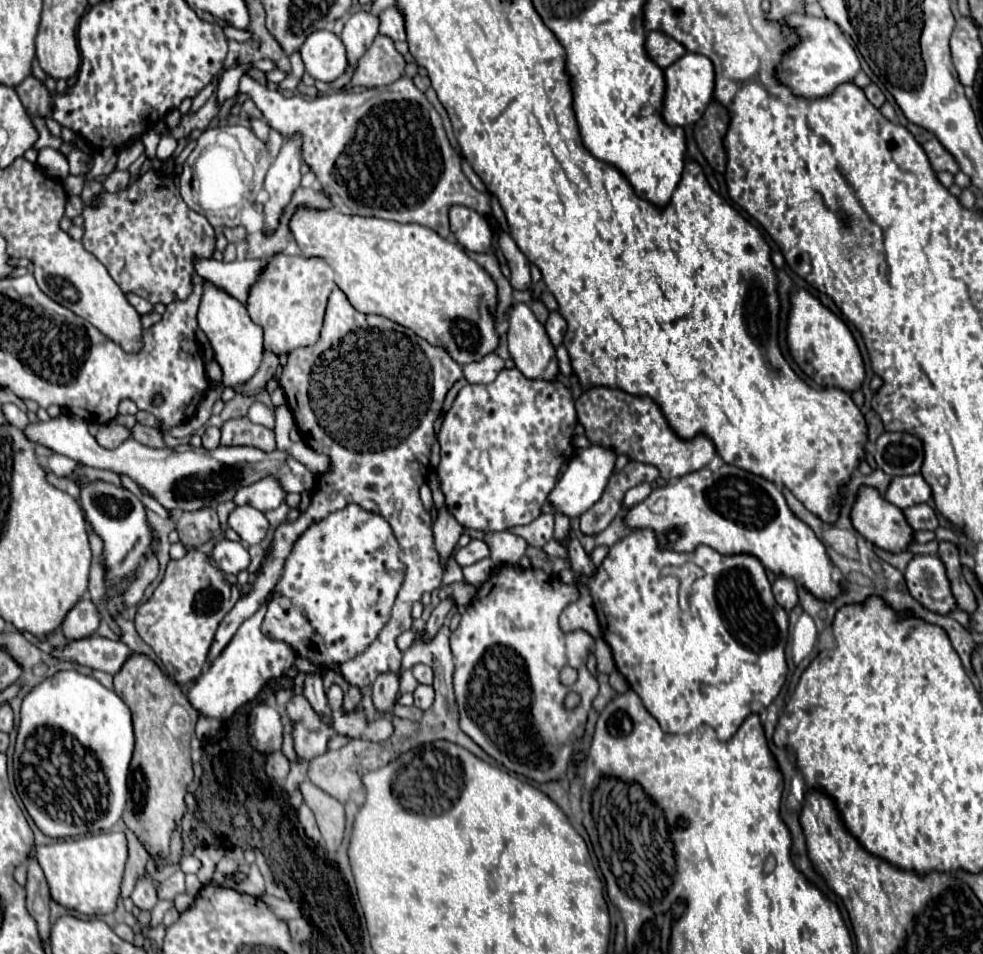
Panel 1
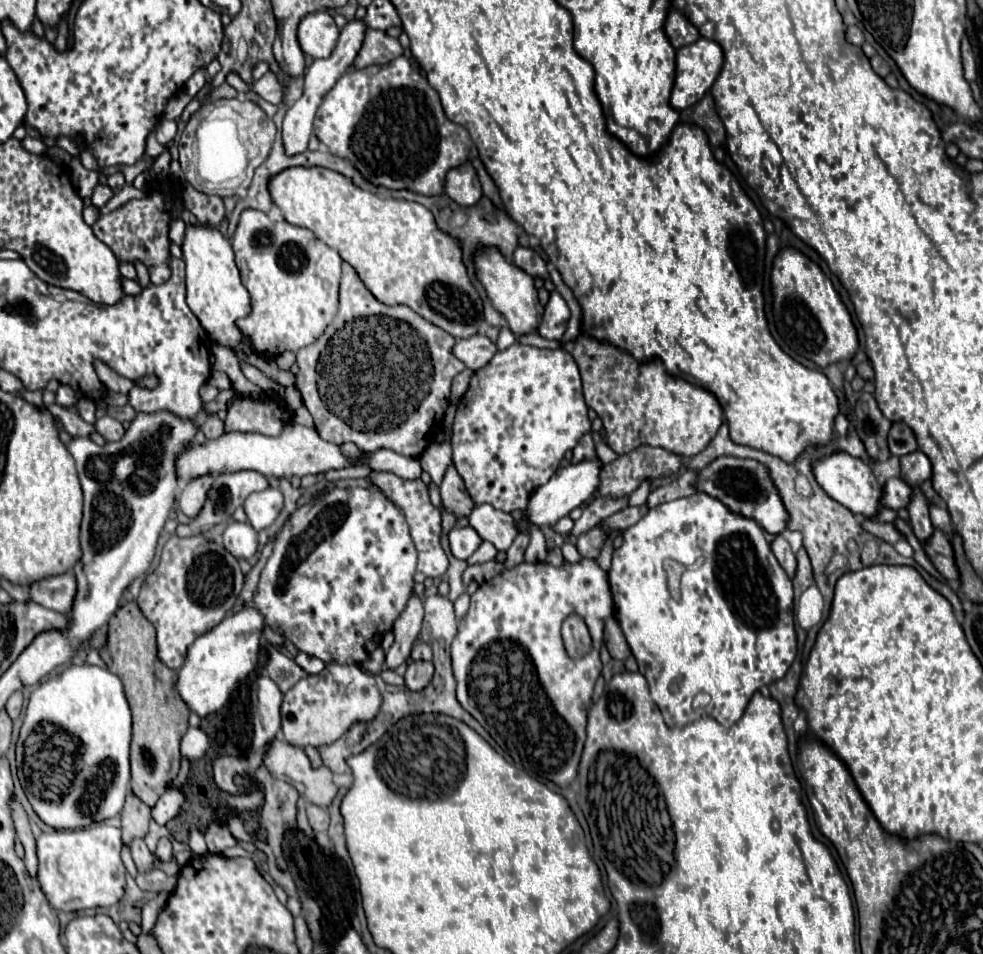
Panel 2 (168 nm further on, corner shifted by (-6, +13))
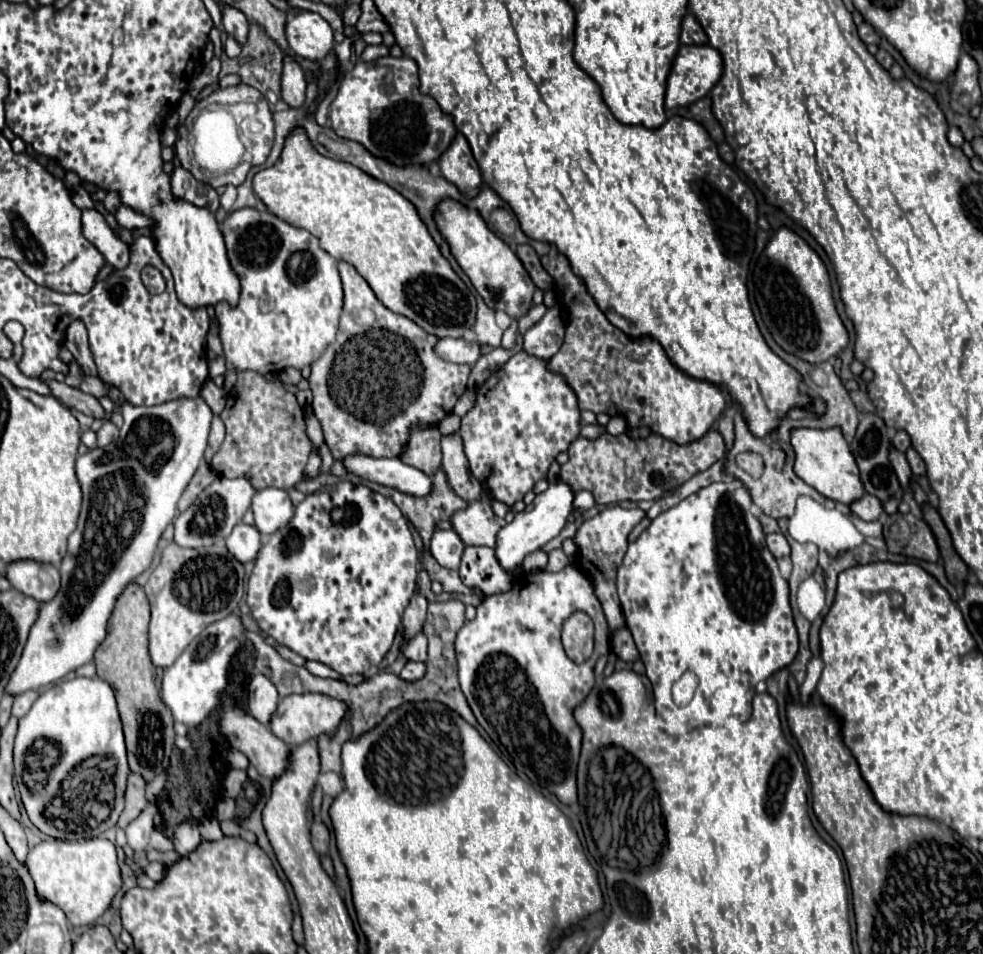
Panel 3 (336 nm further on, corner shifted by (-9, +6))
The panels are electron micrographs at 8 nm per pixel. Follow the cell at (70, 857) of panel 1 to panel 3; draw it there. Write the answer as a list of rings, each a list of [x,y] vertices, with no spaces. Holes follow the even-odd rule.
[[[104,837],[82,841],[46,839],[28,853],[26,867],[34,879],[38,897],[60,907],[74,927],[94,923],[110,907],[112,897],[122,885],[116,847]]]

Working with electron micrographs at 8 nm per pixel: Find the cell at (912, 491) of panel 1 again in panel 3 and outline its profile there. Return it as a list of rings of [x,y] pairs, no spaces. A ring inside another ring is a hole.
[[[910,447],[910,449],[906,451],[906,459],[908,459],[908,465],[910,465],[910,469],[912,469],[914,475],[924,475],[924,473],[926,473],[926,465],[924,465],[922,457],[916,453],[914,447]]]

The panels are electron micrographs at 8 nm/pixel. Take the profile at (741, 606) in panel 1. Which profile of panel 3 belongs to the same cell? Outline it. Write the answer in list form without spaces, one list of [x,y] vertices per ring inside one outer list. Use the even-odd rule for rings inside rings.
[[[732,479],[732,481],[720,481],[720,483],[710,483],[708,487],[702,487],[700,491],[692,493],[690,497],[686,497],[684,501],[680,501],[676,507],[660,513],[646,531],[642,531],[642,535],[630,543],[626,557],[618,569],[618,597],[620,597],[620,605],[626,617],[626,625],[630,629],[630,633],[634,635],[636,647],[642,655],[642,661],[646,665],[646,675],[654,687],[654,701],[656,701],[656,713],[658,717],[664,721],[664,727],[670,735],[680,735],[686,731],[692,731],[698,727],[698,723],[714,723],[714,725],[726,725],[726,723],[744,723],[750,719],[752,713],[752,697],[756,693],[756,685],[764,679],[768,679],[774,671],[786,667],[792,663],[792,659],[798,653],[798,633],[794,627],[794,619],[792,619],[792,609],[788,603],[788,583],[784,581],[784,577],[778,571],[776,559],[770,555],[770,551],[766,551],[766,543],[764,543],[764,531],[760,527],[760,521],[752,515],[750,511],[752,505],[752,497],[750,491],[744,487],[744,483],[740,479]],[[684,671],[692,671],[700,677],[700,685],[694,693],[694,699],[682,707],[676,709],[674,701],[672,701],[672,685],[682,677]]]

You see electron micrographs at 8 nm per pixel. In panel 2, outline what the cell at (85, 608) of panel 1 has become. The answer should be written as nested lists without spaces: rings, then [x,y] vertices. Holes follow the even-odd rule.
[[[67,572],[63,576],[53,576],[41,580],[39,584],[33,584],[29,588],[29,594],[33,602],[49,610],[55,610],[59,614],[69,614],[77,596],[77,580],[73,572]]]

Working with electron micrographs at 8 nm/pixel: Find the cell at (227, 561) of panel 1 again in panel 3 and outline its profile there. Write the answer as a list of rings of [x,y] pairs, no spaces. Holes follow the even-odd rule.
[[[240,523],[232,529],[232,533],[226,539],[226,547],[228,551],[240,561],[240,563],[248,563],[254,561],[258,551],[260,551],[260,533],[256,527]]]

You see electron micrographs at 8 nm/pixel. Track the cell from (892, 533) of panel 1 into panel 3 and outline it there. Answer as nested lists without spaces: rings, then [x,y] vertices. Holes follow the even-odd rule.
[[[798,427],[790,431],[790,443],[794,449],[794,473],[814,487],[820,495],[840,501],[840,503],[852,503],[854,499],[860,499],[864,495],[864,487],[858,475],[858,467],[854,463],[854,457],[848,449],[848,443],[840,431],[840,427],[830,429],[810,429],[810,427]]]

